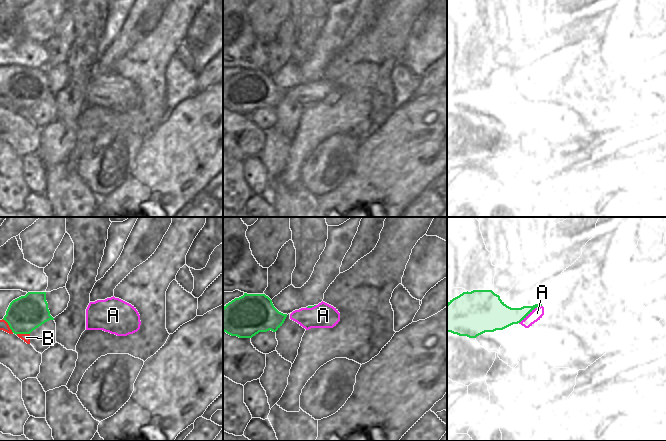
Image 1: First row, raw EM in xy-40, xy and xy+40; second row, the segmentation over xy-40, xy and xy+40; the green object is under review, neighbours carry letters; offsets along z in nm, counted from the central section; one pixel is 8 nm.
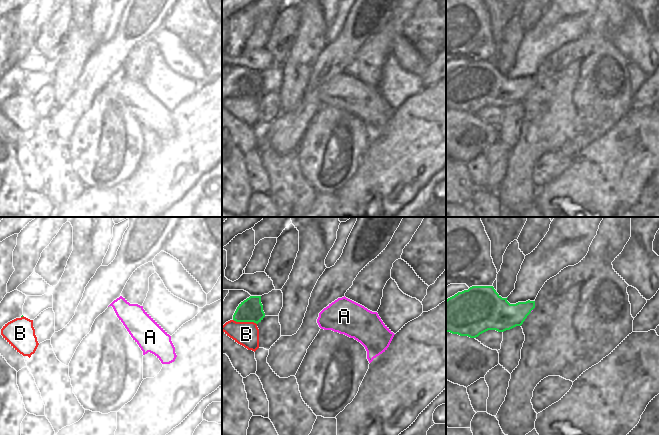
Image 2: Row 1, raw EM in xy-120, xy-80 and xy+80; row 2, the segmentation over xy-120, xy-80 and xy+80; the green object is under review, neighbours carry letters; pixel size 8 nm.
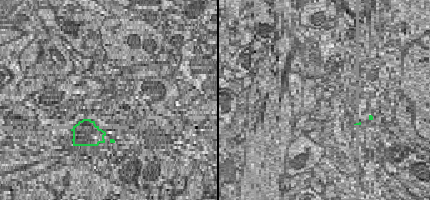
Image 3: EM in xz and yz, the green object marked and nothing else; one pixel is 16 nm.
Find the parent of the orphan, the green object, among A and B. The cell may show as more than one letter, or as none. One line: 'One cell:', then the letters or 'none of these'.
One cell: A

